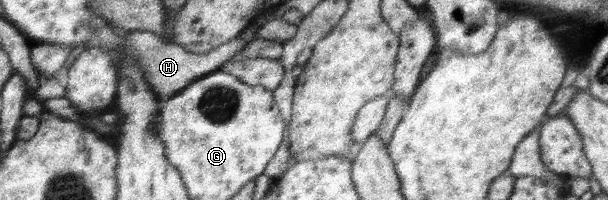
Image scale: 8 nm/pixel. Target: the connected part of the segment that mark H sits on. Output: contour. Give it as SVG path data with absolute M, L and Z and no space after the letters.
M129 31L126 33L126 53L138 59L138 67L147 71L147 78L153 90L162 101L173 97L178 91L187 87L194 80L219 69L226 61L244 48L244 41L240 37L206 54L194 54L185 51L179 44L165 43L161 37L151 31Z

